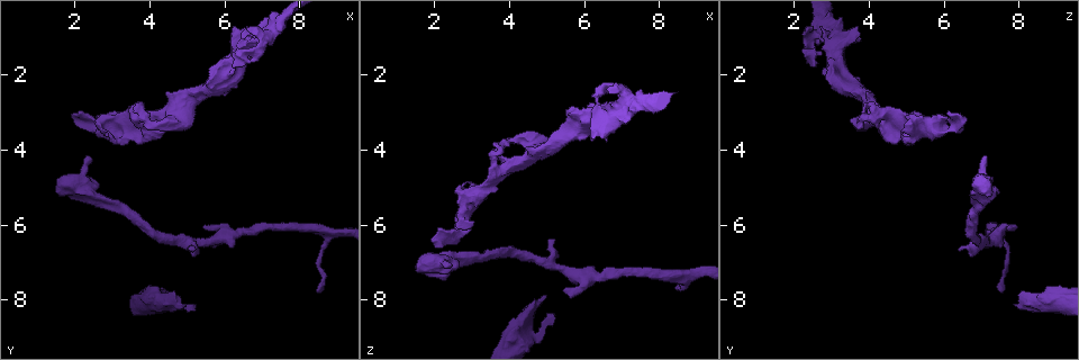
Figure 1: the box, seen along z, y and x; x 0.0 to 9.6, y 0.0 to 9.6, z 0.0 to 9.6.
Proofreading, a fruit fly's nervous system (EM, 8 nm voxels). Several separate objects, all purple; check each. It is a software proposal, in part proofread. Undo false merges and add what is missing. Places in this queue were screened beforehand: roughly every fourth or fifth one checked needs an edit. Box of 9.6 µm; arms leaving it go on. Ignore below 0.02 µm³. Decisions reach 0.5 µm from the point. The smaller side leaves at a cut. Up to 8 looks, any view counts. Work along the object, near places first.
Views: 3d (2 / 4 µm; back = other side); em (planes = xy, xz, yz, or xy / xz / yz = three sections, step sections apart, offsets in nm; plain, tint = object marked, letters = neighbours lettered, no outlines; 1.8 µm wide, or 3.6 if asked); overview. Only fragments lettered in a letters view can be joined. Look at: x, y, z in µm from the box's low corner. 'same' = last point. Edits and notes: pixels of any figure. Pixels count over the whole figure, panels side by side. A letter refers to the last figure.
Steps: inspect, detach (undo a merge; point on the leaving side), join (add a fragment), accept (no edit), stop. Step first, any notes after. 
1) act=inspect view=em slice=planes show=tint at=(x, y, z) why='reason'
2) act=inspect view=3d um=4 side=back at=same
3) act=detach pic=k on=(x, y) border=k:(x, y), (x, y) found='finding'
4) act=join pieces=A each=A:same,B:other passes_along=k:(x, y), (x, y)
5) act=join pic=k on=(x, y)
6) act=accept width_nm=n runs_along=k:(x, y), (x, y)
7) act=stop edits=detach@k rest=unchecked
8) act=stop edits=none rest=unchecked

act=inspect view=3d um=4 at=(4.05, 3.15, 4.40) why='calibre changes'

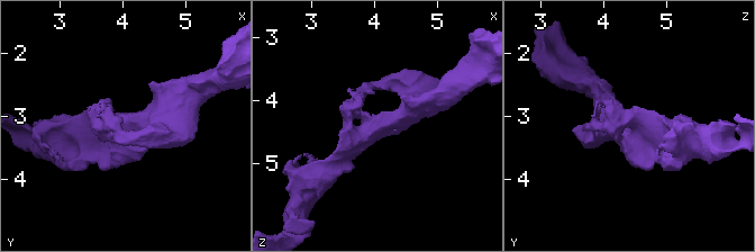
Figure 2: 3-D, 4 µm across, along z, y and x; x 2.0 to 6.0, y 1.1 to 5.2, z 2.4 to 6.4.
act=inspect view=em slice=planes show=letters at=(4.05, 3.15, 4.40) why='now the EM'

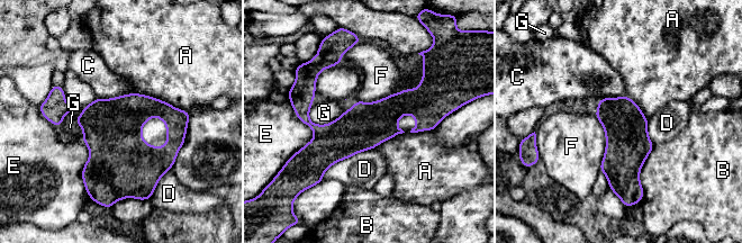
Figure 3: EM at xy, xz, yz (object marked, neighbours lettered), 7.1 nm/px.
act=accept width_nm=320 each=A:other,B:other,C:other,D:other,E:other,F:other,G:other border=3:(594, 116), (605, 137), (600, 171) found='one cell here'

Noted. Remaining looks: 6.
act=inspect view=3d um=2 at=(2.05, 3.05, 6.25) why='free end'

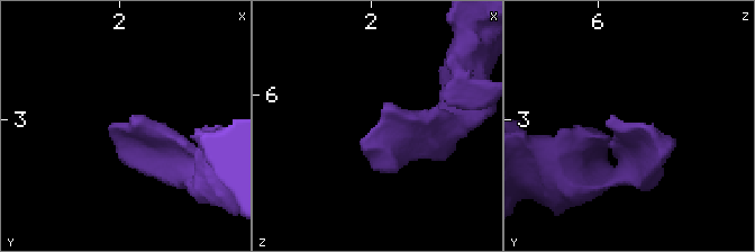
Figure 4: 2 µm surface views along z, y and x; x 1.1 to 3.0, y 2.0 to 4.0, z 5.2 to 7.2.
act=inspect view=em slice=xz step=16 show=letters at=(2.06, 3.04, 6.28)

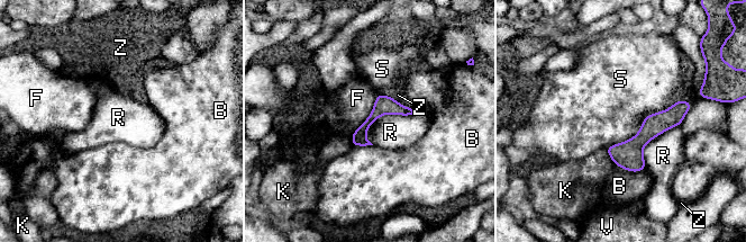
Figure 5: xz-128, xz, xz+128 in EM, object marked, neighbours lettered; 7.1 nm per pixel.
act=inspect view=em slice=planes show=letters at=same

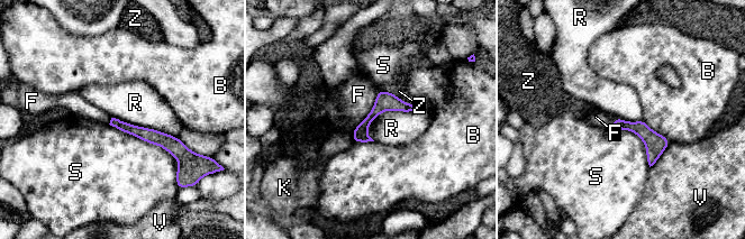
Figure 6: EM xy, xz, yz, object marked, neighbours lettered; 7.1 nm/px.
act=accept each=B:other,F:other,K:other,R:other,S:other,V:other,Z:other runs_along=6:(112, 122), (181, 146) found='none of them fits'

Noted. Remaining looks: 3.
act=inspect view=3d um=4 at=(7.15, 0.90, 3.00) why='three-way junction'

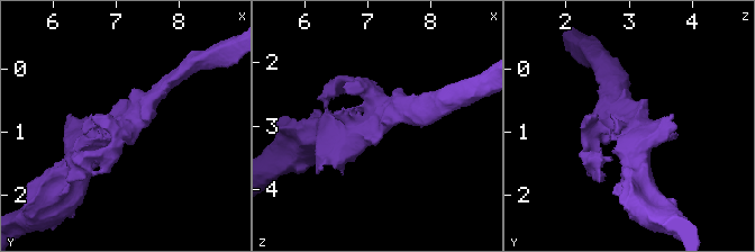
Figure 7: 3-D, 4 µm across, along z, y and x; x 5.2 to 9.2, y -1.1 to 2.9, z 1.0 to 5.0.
act=inspect view=em slice=xy step=4 show=letters at=(7.10, 0.90, 3.00) why='shape alone is not enough'

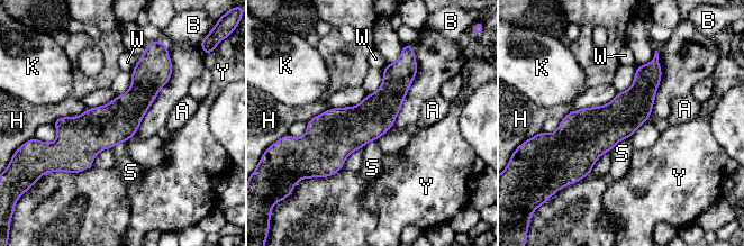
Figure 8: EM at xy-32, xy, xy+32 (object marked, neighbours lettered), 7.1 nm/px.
act=accept longest_contact=H:280nm each=A:other,B:other,H:other,K:other,S:other,W:other,Y:other runs_along=8:(144, 60), (144, 90), (73, 170) found='all the same cell'

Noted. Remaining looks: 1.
act=stop edits=none rest=unchecked

